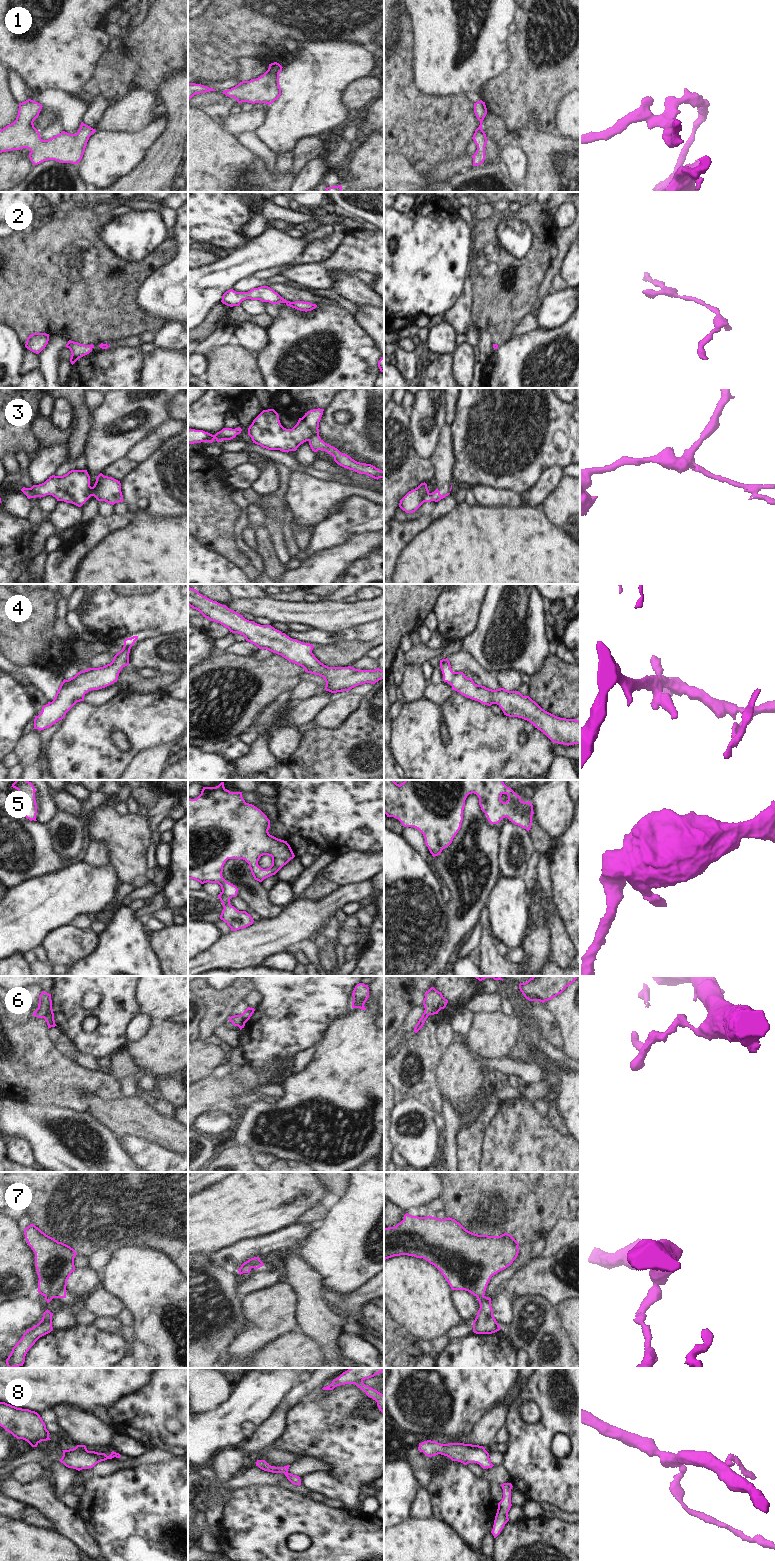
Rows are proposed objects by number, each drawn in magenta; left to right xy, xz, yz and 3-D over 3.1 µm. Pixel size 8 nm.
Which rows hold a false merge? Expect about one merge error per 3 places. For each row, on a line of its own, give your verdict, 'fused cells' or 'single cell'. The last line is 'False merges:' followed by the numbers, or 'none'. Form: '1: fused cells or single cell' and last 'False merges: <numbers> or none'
1: single cell
2: single cell
3: fused cells
4: single cell
5: single cell
6: fused cells
7: single cell
8: single cell
False merges: 3, 6

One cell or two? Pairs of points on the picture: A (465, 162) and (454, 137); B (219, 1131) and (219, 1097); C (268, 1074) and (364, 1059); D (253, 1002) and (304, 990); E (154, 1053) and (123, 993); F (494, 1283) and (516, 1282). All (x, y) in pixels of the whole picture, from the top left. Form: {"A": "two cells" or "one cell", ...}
{"A": "two cells", "B": "two cells", "C": "two cells", "D": "two cells", "E": "two cells", "F": "two cells"}

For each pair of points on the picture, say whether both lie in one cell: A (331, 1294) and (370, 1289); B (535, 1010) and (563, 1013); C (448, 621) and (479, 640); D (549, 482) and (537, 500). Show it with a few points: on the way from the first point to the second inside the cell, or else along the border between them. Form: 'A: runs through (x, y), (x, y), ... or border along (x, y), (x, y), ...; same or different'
A: runs through (341, 1299), (360, 1298); same
B: border along (544, 1002), (554, 1016), (562, 1033); different
C: border along (479, 612), (476, 626), (462, 640); different
D: runs through (545, 486), (537, 496); same

